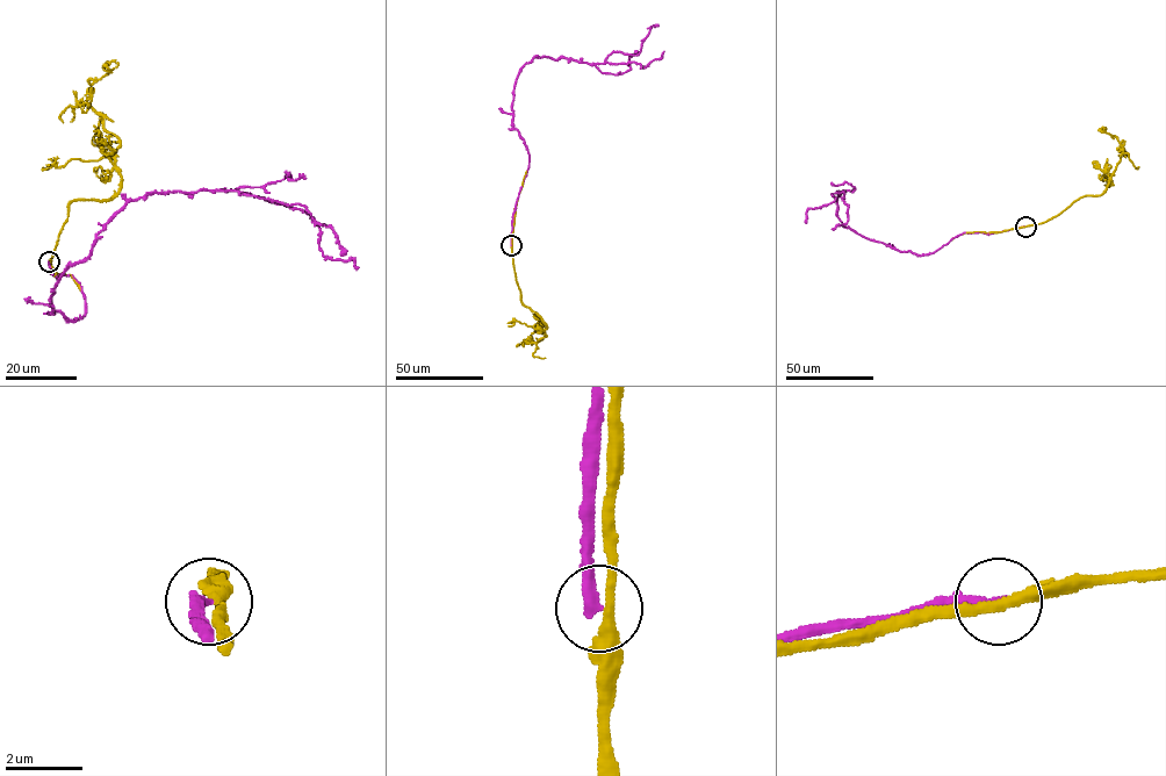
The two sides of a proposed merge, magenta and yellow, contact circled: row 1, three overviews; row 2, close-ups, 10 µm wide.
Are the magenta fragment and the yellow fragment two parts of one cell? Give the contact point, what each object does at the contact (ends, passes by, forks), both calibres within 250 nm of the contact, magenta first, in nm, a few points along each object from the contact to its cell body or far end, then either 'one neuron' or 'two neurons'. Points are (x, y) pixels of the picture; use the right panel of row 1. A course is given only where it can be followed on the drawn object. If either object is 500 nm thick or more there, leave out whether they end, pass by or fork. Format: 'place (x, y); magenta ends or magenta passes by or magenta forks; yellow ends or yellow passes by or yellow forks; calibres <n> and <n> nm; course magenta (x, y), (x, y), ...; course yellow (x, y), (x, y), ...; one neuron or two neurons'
place (1026, 227); magenta ends; yellow passes by; calibres 320 and 280 nm; course magenta (1026, 225), (963, 232), (919, 256), (846, 228), (837, 213), (843, 191), (808, 208), (806, 222); course yellow (1026, 225), (1043, 223), (1085, 195), (1100, 195), (1106, 189), (1123, 148), (1117, 138), (1102, 131), (1103, 127); two neurons

